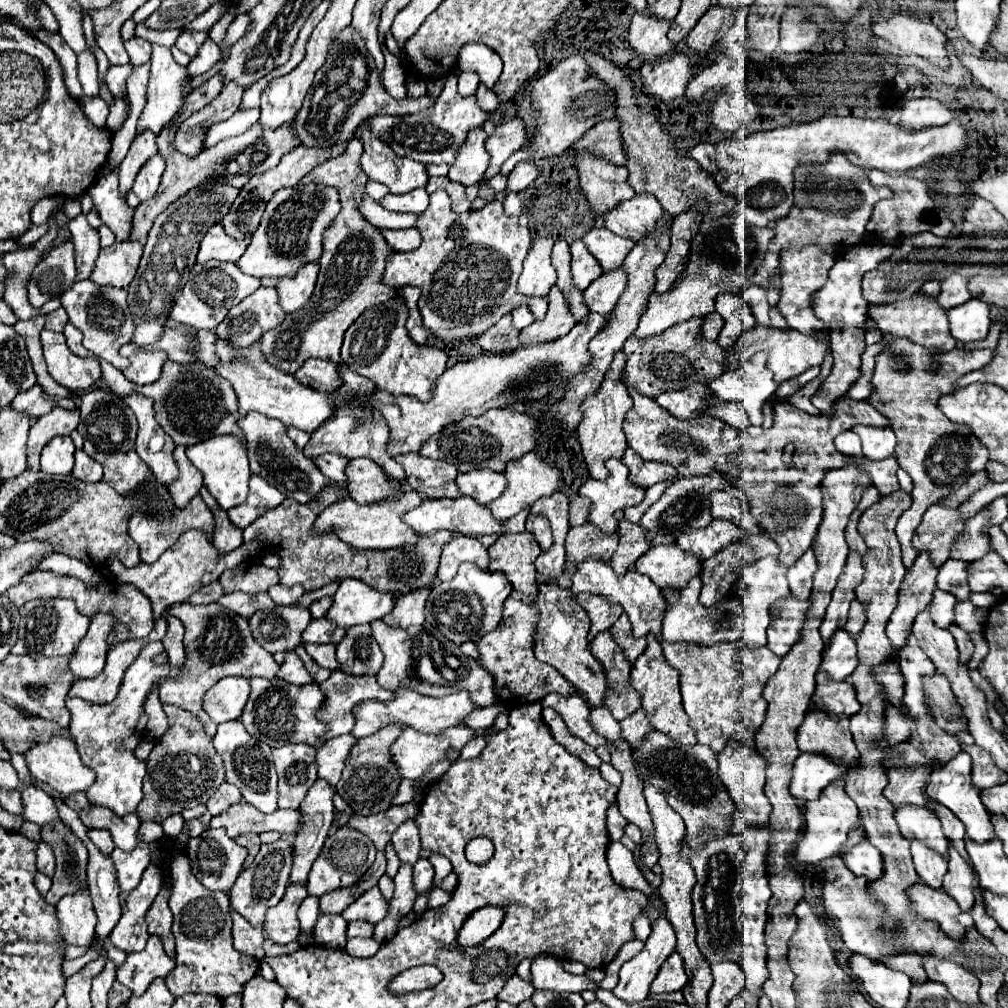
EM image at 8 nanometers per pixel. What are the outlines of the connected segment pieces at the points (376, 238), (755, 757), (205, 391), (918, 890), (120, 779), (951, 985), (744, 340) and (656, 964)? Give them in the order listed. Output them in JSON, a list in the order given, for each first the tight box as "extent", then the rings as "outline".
[{"extent":[260,137,396,373],"outline":[[[352,137],[342,155],[330,157],[328,161],[320,163],[316,169],[302,177],[302,183],[314,181],[338,187],[342,211],[332,223],[332,229],[324,233],[324,253],[318,261],[320,275],[312,301],[308,301],[308,309],[300,309],[300,313],[288,315],[280,329],[272,329],[264,333],[264,337],[260,339],[260,351],[264,353],[266,361],[284,373],[294,373],[310,357],[320,357],[338,363],[342,337],[350,323],[354,323],[356,317],[364,313],[364,309],[380,305],[388,301],[388,297],[396,297],[396,289],[390,289],[382,279],[384,267],[394,249],[386,243],[380,229],[374,227],[368,219],[364,219],[364,215],[358,209],[368,183],[358,165],[360,153],[360,139]]]},{"extent":[718,739,770,833],"outline":[[[728,739],[726,747],[722,749],[722,753],[718,755],[718,777],[724,783],[726,791],[730,793],[734,805],[736,805],[736,813],[734,813],[734,825],[730,833],[742,833],[744,829],[748,829],[748,825],[760,825],[768,821],[770,815],[770,801],[764,793],[764,785],[766,785],[766,761],[764,757],[760,757],[760,753],[736,739]]]},{"extent":[98,359,242,445],"outline":[[[98,359],[102,367],[102,381],[104,385],[116,393],[116,395],[128,395],[132,391],[138,391],[142,395],[148,395],[156,403],[156,419],[160,425],[164,425],[164,431],[176,441],[176,445],[196,445],[208,437],[214,435],[224,435],[232,433],[242,437],[240,427],[236,425],[240,413],[238,413],[238,403],[234,389],[224,381],[218,373],[208,369],[206,365],[180,365],[166,361],[162,369],[162,377],[150,385],[134,385],[124,379],[120,371],[116,371],[114,365],[108,365],[108,361]]]},{"extent":[908,879,973,941],"outline":[[[920,879],[916,885],[912,885],[912,889],[908,889],[908,895],[912,897],[920,917],[936,921],[950,939],[966,941],[966,927],[973,925],[973,919],[970,912],[960,911],[950,895],[924,885]]]},{"extent":[66,643,184,817],"outline":[[[152,643],[140,653],[140,657],[130,665],[128,673],[124,675],[120,695],[112,703],[96,705],[90,701],[84,701],[80,697],[66,699],[66,707],[72,713],[70,721],[70,733],[76,739],[78,753],[82,757],[82,763],[90,767],[98,779],[88,789],[88,799],[96,807],[106,807],[114,811],[118,817],[124,817],[128,813],[136,813],[136,807],[144,799],[142,793],[142,781],[146,775],[146,761],[140,761],[134,757],[134,735],[142,735],[146,731],[148,715],[144,713],[146,697],[154,687],[160,687],[166,679],[176,679],[184,673],[182,667],[170,667],[168,661],[156,663],[154,657],[166,653],[162,643]]]},{"extent":[924,955,978,1003],"outline":[[[928,955],[924,961],[924,969],[930,981],[944,983],[948,991],[962,1003],[978,1003],[978,977],[966,967],[950,961],[942,961],[934,955]]]},{"extent":[726,325,828,385],"outline":[[[756,325],[754,329],[744,331],[740,335],[738,343],[730,349],[730,357],[728,357],[726,367],[734,367],[736,361],[744,361],[758,351],[768,353],[768,369],[774,373],[774,381],[780,385],[782,381],[796,377],[798,373],[802,373],[804,369],[808,369],[812,365],[822,365],[822,361],[828,353],[828,347],[826,347],[824,331],[814,331],[814,335],[808,335],[808,333],[800,333],[796,329],[778,329],[778,327]]]},{"extent":[612,911,676,1003],"outline":[[[660,911],[660,917],[652,923],[652,933],[644,941],[644,949],[622,965],[619,982],[612,992],[627,1003],[644,1001],[648,997],[650,985],[666,961],[666,957],[676,947],[676,933],[672,923],[666,917],[666,911]]]}]

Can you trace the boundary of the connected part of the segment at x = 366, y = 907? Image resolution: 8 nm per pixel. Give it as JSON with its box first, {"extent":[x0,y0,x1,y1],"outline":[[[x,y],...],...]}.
{"extent":[342,887,388,923],"outline":[[[378,887],[368,889],[362,897],[358,897],[352,905],[348,905],[342,911],[342,917],[346,921],[356,921],[356,919],[364,919],[370,923],[378,923],[388,915],[388,901],[382,897]]]}

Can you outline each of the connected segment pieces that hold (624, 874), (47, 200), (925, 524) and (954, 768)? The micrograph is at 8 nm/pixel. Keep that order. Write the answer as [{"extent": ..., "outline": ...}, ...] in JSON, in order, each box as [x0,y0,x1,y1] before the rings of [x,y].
[{"extent":[606,841,652,893],"outline":[[[620,841],[610,843],[606,859],[616,885],[620,885],[624,889],[638,889],[642,893],[650,893],[652,887],[648,885],[642,871],[638,869],[634,853],[630,849],[626,849]]]},{"extent":[30,197,62,225],"outline":[[[44,197],[44,199],[36,201],[34,207],[30,209],[30,221],[34,225],[44,225],[44,217],[48,217],[48,209],[52,209],[52,205],[56,205],[56,209],[58,209],[62,203],[52,197]]]},{"extent":[912,505,966,565],"outline":[[[932,505],[924,513],[912,543],[918,551],[928,549],[928,553],[932,553],[932,561],[936,561],[936,565],[942,565],[950,557],[954,543],[962,537],[964,525],[966,521],[960,517],[960,511],[956,507]]]},{"extent":[928,751,994,841],"outline":[[[960,751],[954,759],[948,763],[936,763],[940,767],[932,767],[930,773],[930,783],[928,783],[928,795],[948,807],[964,825],[966,825],[966,835],[972,837],[974,841],[990,841],[994,837],[994,827],[990,823],[990,815],[984,809],[980,801],[980,789],[972,783],[970,771],[972,771],[972,757],[964,751]]]}]

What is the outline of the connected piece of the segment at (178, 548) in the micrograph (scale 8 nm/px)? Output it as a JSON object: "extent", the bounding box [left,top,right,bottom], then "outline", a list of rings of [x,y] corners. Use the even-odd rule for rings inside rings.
{"extent":[108,529,262,619],"outline":[[[192,529],[192,531],[186,531],[184,535],[180,535],[180,539],[156,563],[150,563],[150,565],[140,563],[136,567],[126,567],[118,559],[110,557],[108,559],[108,569],[120,583],[132,583],[132,585],[140,587],[140,591],[146,597],[150,597],[150,601],[152,601],[154,617],[160,619],[168,605],[188,601],[188,597],[192,593],[196,593],[200,587],[216,581],[220,577],[220,573],[224,573],[226,569],[234,569],[236,565],[248,561],[260,549],[262,549],[262,539],[254,539],[250,543],[240,545],[232,553],[222,553],[220,555],[220,551],[216,551],[216,547],[212,545],[212,541],[208,539],[208,535],[204,531]]]}

